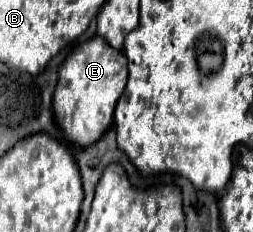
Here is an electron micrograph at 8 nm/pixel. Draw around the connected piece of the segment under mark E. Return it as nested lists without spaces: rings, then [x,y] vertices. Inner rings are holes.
[[[95,36],[73,50],[61,64],[57,88],[53,92],[53,112],[57,126],[69,142],[87,148],[95,144],[111,126],[115,104],[127,84],[127,58],[121,50],[111,48],[101,36]]]

